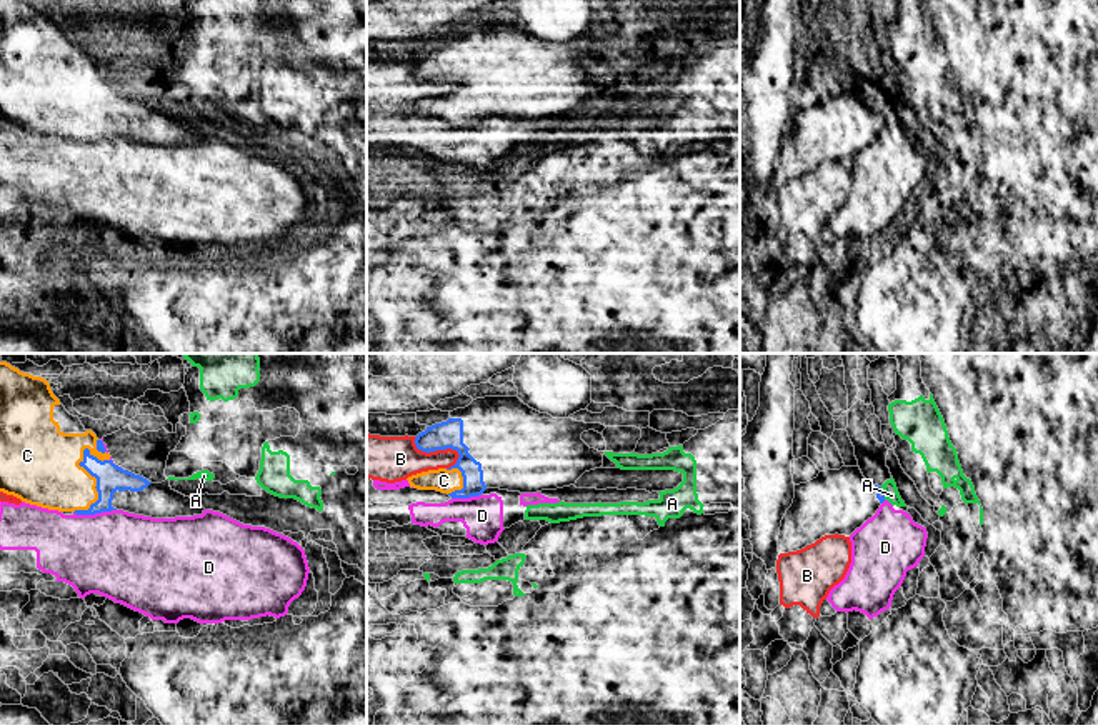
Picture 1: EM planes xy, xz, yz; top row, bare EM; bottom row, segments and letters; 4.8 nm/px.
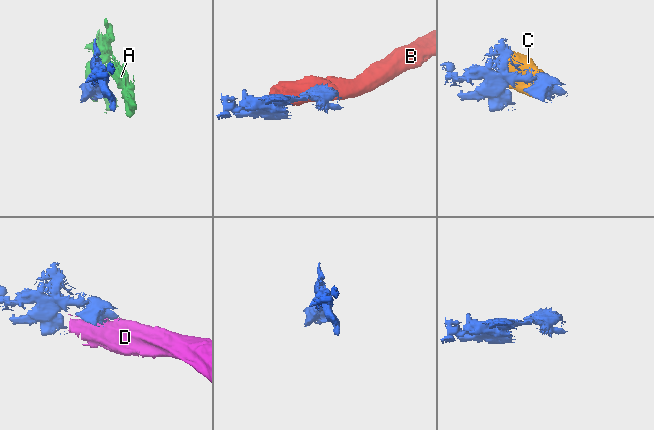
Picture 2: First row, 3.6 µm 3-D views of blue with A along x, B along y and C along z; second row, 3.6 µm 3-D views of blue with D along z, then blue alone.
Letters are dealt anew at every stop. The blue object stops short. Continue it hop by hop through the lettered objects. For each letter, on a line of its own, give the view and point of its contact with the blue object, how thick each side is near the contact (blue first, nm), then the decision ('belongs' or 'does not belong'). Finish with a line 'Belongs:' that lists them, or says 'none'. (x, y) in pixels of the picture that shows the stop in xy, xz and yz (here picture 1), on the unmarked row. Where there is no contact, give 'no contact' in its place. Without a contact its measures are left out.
A: yz (883, 120) | 50/70 nm | does not belong
B: xz (435, 77) | 130/220 nm | does not belong
C: xy (97, 110) | 140/320 nm | belongs
D: xy (94, 140) | 140/420 nm | does not belong
Belongs: C

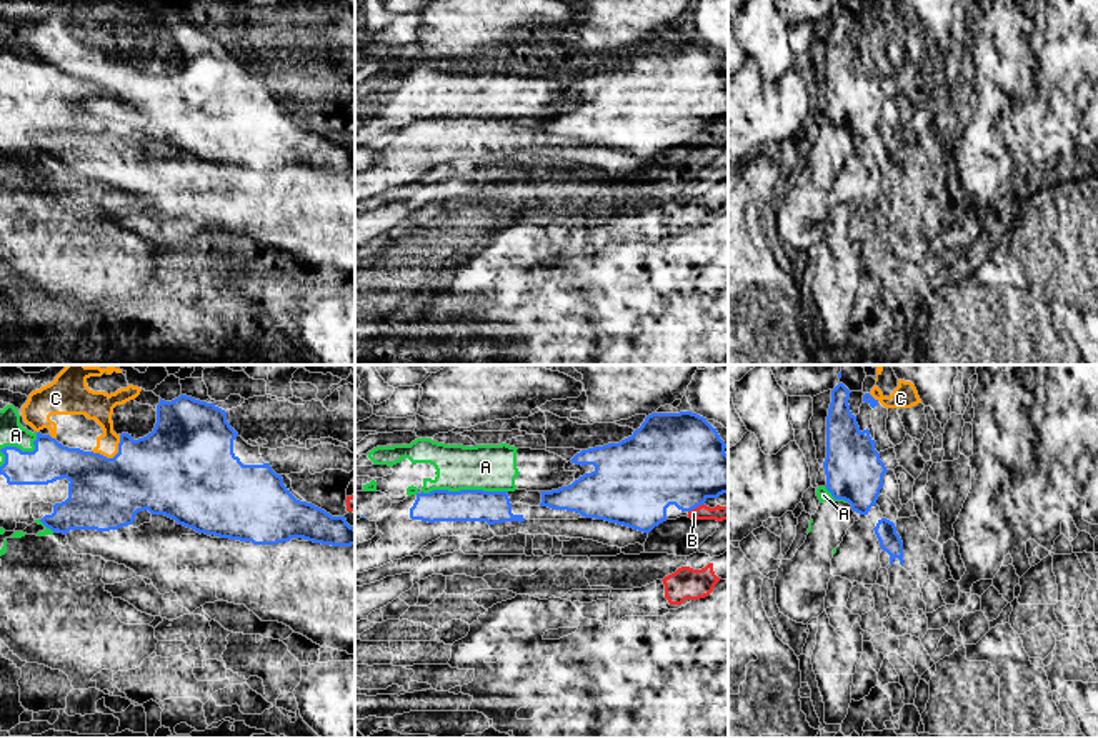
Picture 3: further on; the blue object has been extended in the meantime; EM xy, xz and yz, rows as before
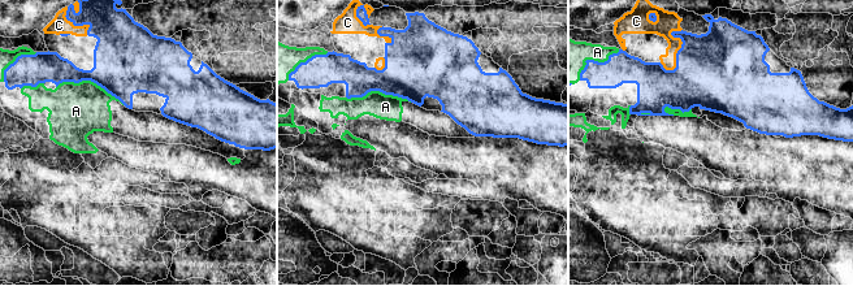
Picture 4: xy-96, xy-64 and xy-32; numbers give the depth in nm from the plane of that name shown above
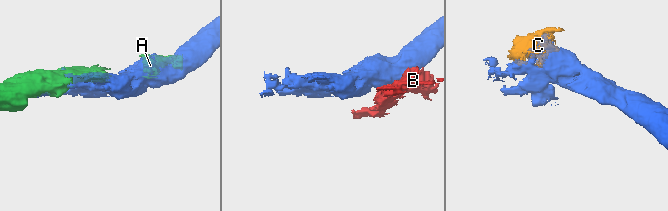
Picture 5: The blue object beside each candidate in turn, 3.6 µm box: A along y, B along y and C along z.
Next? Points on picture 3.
A: xz (464, 117) | 160/220 nm | does not belong
B: xz (695, 134) | 440/70 nm | does not belong
C: xy (114, 84) | 380/130 nm | belongs
Belongs: C

